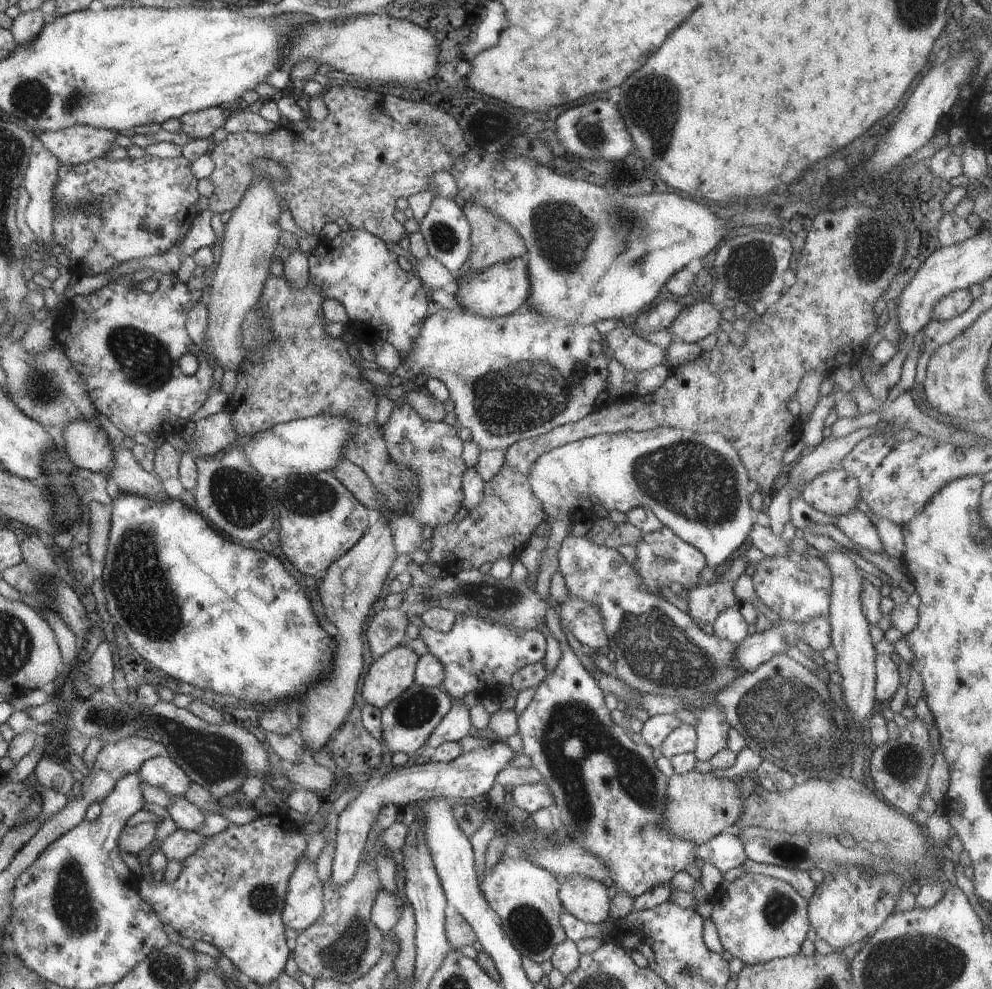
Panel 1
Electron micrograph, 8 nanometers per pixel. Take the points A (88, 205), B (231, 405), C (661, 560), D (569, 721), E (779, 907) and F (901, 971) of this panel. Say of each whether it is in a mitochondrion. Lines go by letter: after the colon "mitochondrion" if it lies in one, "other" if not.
A: other
B: other
C: mitochondrion
D: mitochondrion
E: mitochondrion
F: mitochondrion

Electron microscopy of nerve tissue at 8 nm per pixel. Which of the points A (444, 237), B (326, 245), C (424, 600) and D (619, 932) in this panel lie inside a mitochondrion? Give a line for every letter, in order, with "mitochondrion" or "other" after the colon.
A: mitochondrion
B: other
C: mitochondrion
D: other

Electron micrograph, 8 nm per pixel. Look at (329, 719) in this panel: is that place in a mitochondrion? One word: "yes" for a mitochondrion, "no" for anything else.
no

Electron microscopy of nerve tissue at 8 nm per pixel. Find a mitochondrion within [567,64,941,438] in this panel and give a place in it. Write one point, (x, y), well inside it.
(659, 118)

